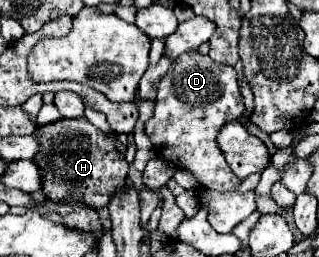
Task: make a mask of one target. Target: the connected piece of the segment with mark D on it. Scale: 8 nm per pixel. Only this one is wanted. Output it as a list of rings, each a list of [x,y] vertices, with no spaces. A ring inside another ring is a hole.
[[[189,50],[189,52],[181,54],[179,58],[175,58],[169,72],[161,78],[155,114],[145,122],[145,134],[153,142],[159,158],[167,160],[175,168],[191,170],[195,174],[195,178],[201,182],[201,186],[205,186],[207,190],[227,192],[227,190],[233,190],[241,180],[235,178],[235,174],[227,166],[225,156],[223,156],[221,148],[217,146],[217,134],[219,134],[221,126],[241,118],[243,114],[245,114],[245,104],[243,104],[243,96],[239,92],[239,80],[237,80],[235,68],[211,62],[211,58],[199,54],[197,50]]]

